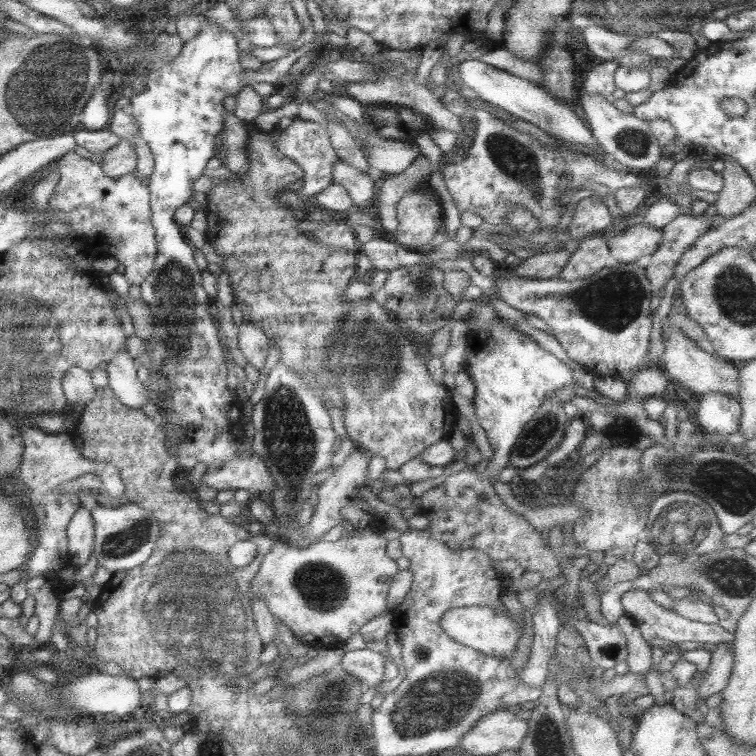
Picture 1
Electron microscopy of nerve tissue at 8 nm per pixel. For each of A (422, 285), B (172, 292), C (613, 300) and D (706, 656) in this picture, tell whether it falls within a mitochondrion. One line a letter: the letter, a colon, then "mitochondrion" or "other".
A: mitochondrion
B: mitochondrion
C: mitochondrion
D: other

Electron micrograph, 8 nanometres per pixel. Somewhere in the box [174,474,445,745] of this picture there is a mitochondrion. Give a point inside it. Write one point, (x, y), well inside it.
(330, 701)

